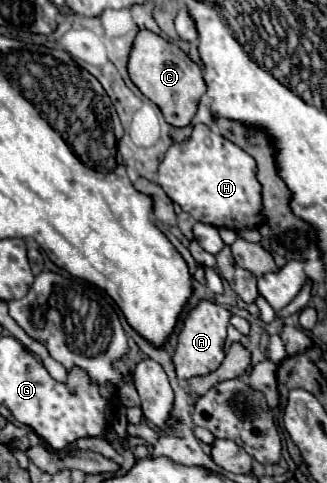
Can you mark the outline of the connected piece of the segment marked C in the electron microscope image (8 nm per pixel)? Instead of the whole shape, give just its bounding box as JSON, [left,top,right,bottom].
[127,29,207,127]

